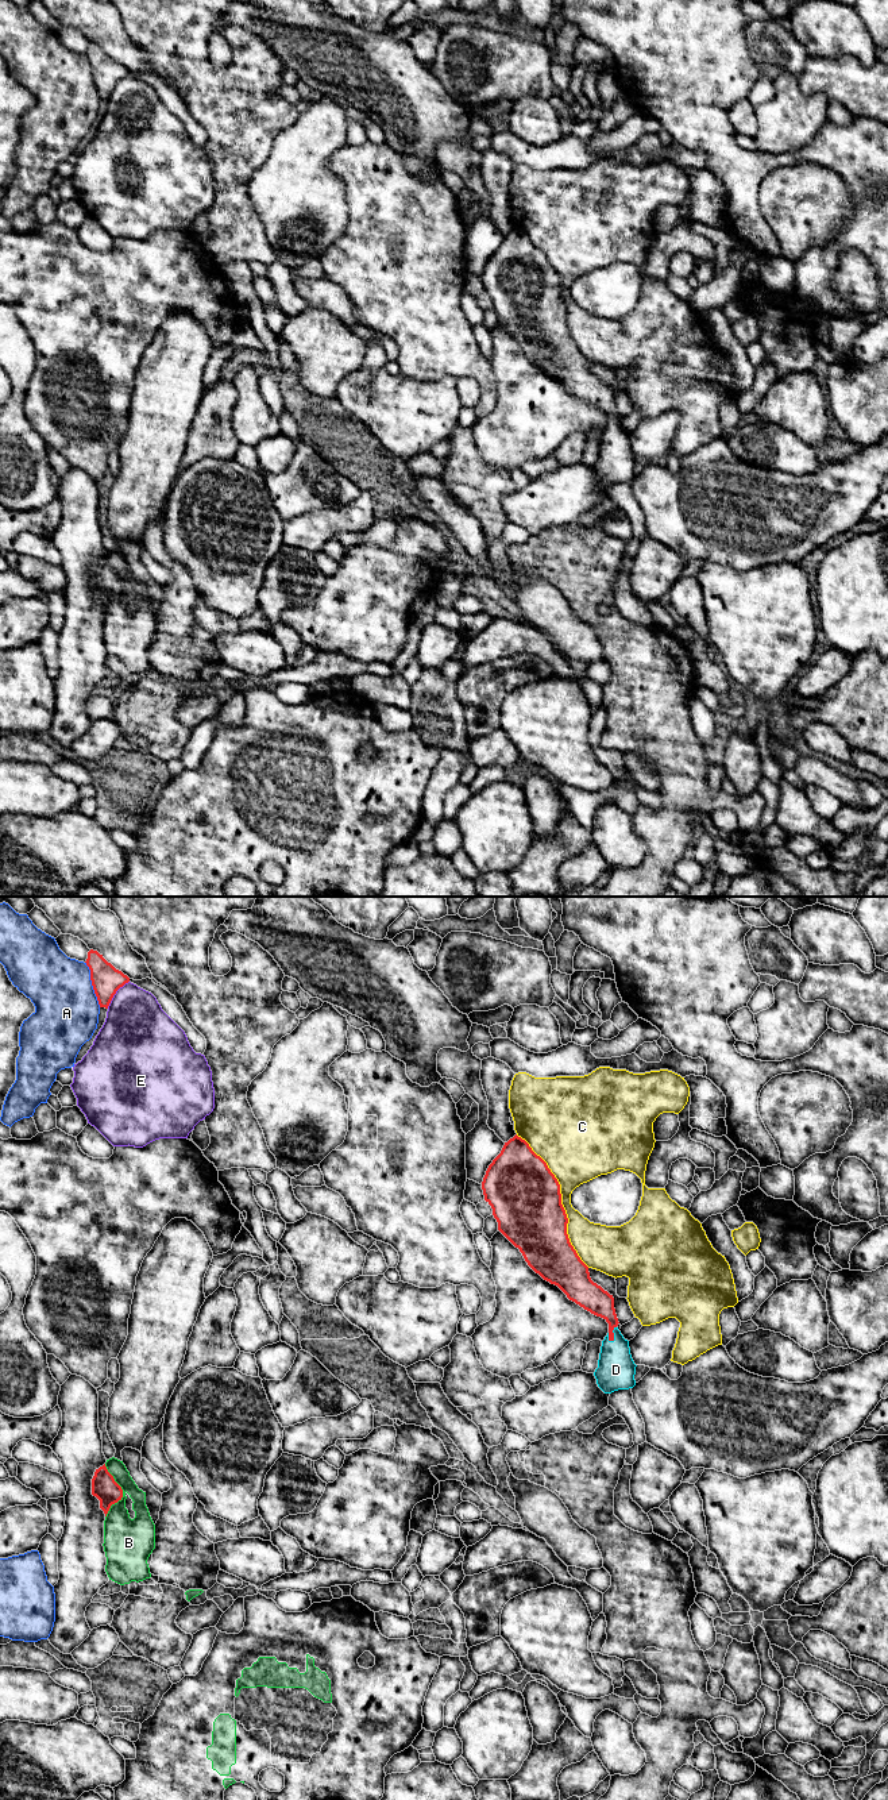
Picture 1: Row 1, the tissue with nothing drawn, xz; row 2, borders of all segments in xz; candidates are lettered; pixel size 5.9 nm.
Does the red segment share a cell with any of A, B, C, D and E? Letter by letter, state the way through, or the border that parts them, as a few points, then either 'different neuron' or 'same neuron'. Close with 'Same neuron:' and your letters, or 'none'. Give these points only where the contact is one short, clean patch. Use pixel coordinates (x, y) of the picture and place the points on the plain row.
A: different neuron
B: different neuron
C: different neuron
D: runs through xz (593, 390), (610, 408), (613, 427), (616, 462); same neuron
E: different neuron
Same neuron: D

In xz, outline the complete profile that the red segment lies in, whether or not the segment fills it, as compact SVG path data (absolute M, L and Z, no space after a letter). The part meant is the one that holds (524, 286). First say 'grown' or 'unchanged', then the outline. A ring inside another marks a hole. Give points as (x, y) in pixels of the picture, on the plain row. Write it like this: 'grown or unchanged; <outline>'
grown; M516 227L489 258L482 282L498 323L520 342L528 358L609 416L594 465L598 479L605 486L633 481L637 458L629 433L617 420L614 390L591 373L588 359L571 338L560 277L547 255Z

